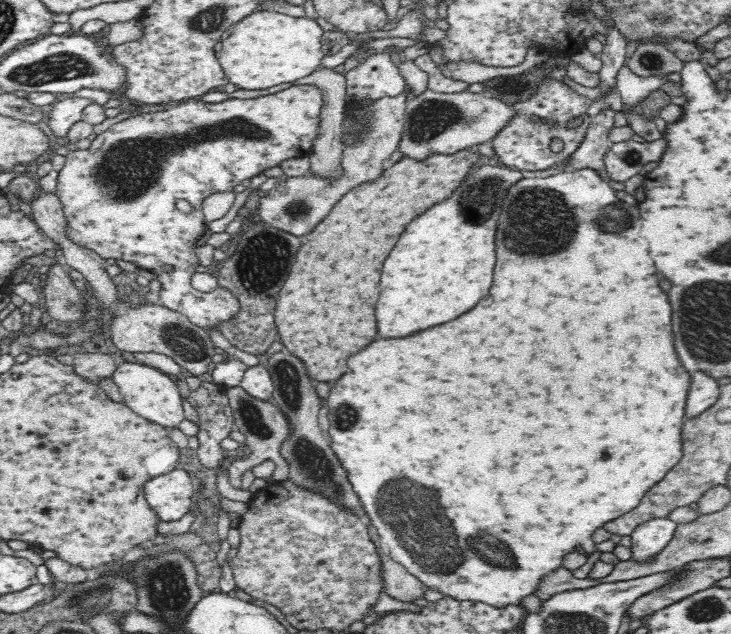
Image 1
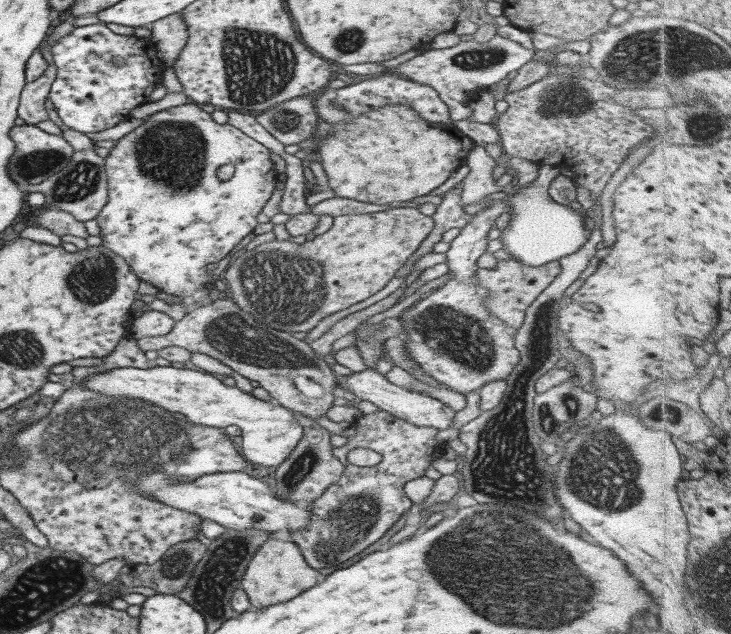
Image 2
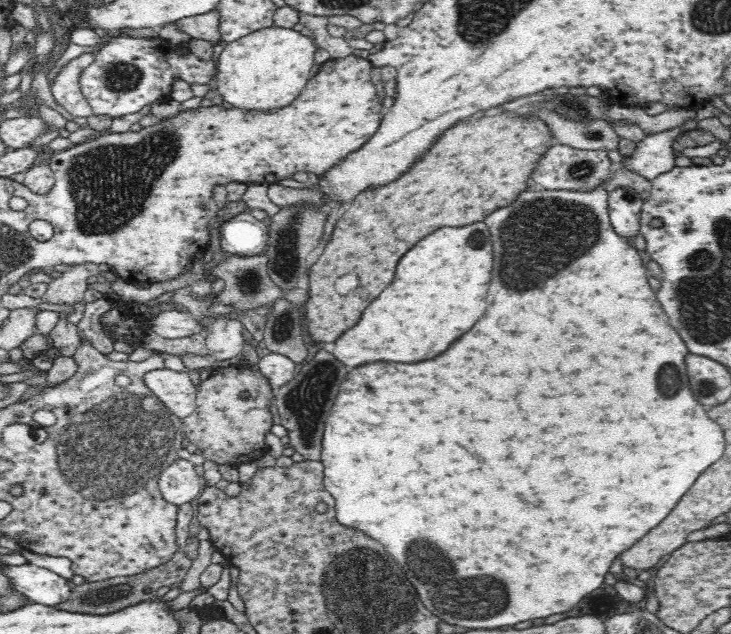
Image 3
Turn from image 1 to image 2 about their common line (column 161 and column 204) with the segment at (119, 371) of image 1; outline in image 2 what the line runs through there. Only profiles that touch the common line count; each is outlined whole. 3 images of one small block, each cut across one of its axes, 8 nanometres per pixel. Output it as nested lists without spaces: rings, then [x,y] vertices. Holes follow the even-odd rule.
[[[158,362],[149,368],[115,368],[113,370],[105,370],[105,372],[97,372],[85,378],[83,386],[101,396],[109,396],[114,399],[140,400],[140,403],[148,404],[163,408],[168,412],[181,413],[186,417],[186,422],[200,424],[200,427],[219,428],[223,430],[229,425],[236,426],[241,431],[243,439],[241,456],[252,466],[277,467],[284,463],[293,448],[299,443],[302,436],[302,427],[295,418],[293,412],[284,406],[281,406],[273,400],[265,402],[259,400],[251,393],[242,392],[239,388],[227,386],[221,381],[221,377],[201,371],[199,369],[191,370],[186,367],[174,368],[169,366],[161,366]]]

